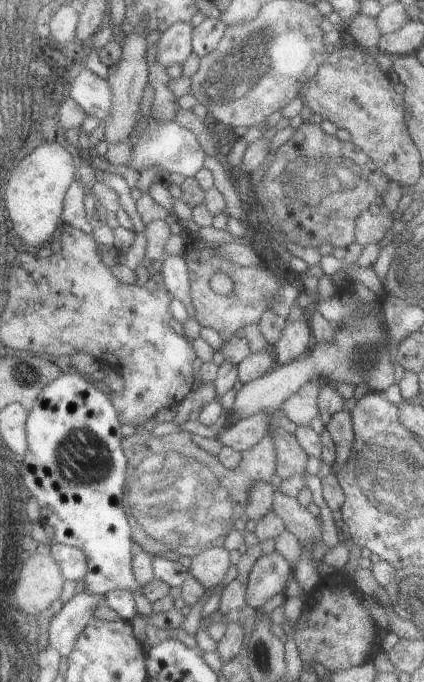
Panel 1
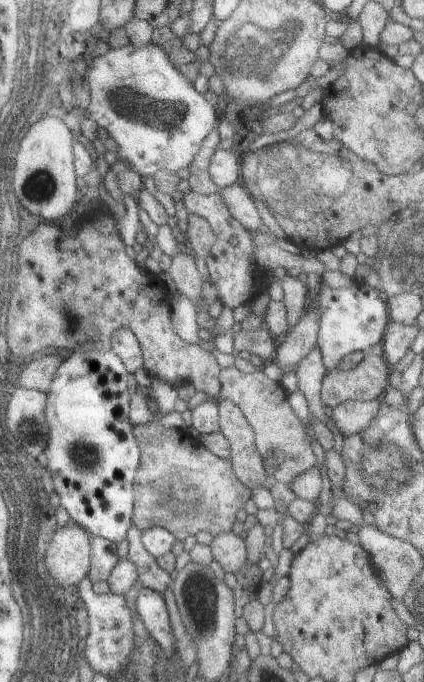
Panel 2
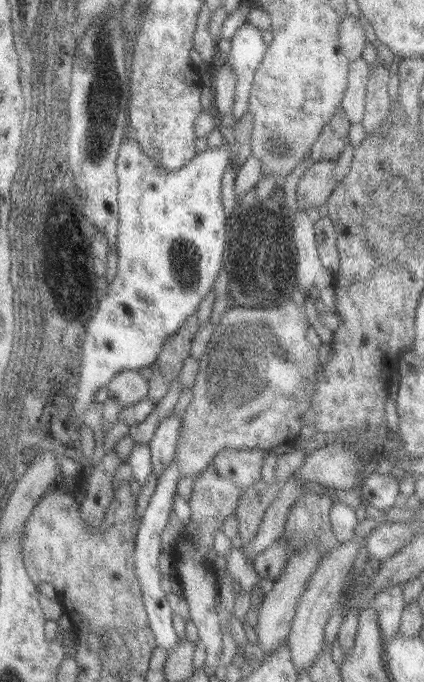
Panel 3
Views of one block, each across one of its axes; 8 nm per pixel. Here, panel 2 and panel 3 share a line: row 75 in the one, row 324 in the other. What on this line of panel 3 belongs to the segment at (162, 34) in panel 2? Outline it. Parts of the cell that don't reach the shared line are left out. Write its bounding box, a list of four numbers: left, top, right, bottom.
[146,313,197,403]

